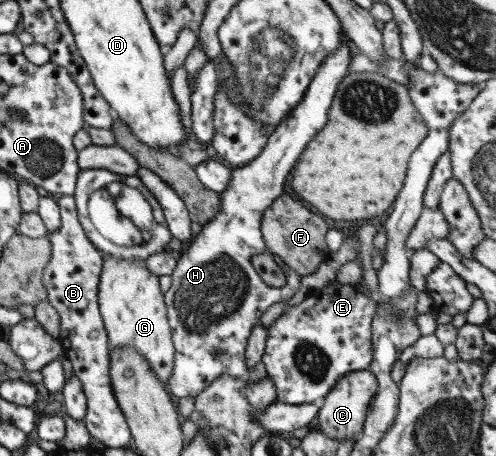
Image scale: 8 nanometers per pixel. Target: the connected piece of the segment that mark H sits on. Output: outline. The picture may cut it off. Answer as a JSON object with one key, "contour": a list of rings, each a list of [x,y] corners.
{"contour":[[[341,28],[339,35],[338,48],[334,52],[326,54],[326,58],[322,58],[320,66],[314,72],[314,78],[310,80],[310,85],[306,86],[306,90],[302,94],[302,98],[296,102],[296,107],[288,110],[288,114],[272,127],[260,154],[242,167],[231,167],[228,185],[224,187],[222,193],[218,193],[220,194],[218,214],[202,225],[202,230],[194,236],[194,241],[188,245],[186,251],[176,254],[175,267],[170,275],[171,285],[163,294],[166,319],[174,348],[172,374],[164,385],[174,400],[182,397],[193,398],[223,374],[246,380],[249,371],[245,365],[244,353],[247,337],[252,333],[252,326],[260,321],[260,315],[269,306],[276,302],[285,302],[299,290],[300,276],[290,270],[277,256],[273,256],[272,260],[284,272],[285,285],[283,288],[267,287],[252,268],[250,258],[267,250],[260,232],[262,213],[274,199],[283,193],[284,181],[286,181],[288,173],[292,171],[300,151],[314,137],[314,133],[324,125],[326,111],[334,97],[334,91],[338,88],[342,78],[348,74],[348,65],[350,65],[350,57],[354,49],[352,46],[348,47],[349,39],[341,31]]]}

